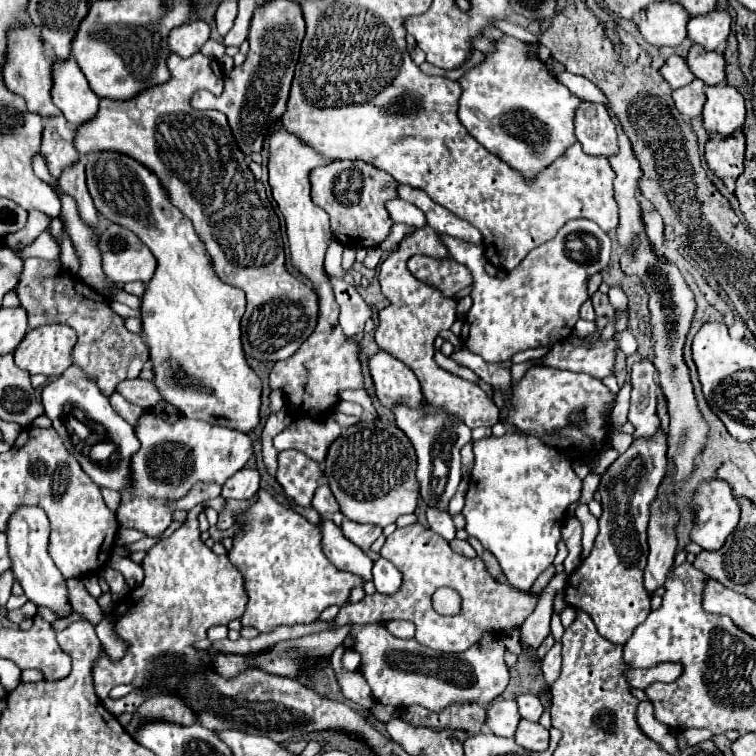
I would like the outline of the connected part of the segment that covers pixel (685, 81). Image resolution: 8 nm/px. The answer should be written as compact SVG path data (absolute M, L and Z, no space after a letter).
M671 55L665 61L665 65L661 67L661 75L663 75L663 79L667 79L667 83L671 85L671 89L685 87L685 85L689 85L695 79L693 73L689 71L685 59L681 59L679 55Z

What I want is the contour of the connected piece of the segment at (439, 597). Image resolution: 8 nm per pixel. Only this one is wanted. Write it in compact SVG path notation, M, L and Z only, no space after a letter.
M450 587L439 588L432 596L433 608L442 615L456 615L461 609L461 598Z

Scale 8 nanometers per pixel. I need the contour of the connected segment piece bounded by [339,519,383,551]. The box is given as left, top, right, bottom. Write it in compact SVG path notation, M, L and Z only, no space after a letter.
M345 519L341 525L341 531L343 535L355 543L359 549L363 551L369 551L369 547L375 543L375 539L381 535L381 527L375 527L375 525L359 525L359 523L353 523L349 519Z

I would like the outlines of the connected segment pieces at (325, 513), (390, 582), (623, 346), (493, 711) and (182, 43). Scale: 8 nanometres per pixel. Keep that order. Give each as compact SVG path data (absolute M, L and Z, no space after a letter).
M323 483L323 485L315 491L315 497L313 497L311 507L313 507L321 517L329 517L331 513L339 511L339 505L337 505L337 501L335 501L335 497L333 497L333 493L331 493L331 489L329 489L327 483Z
M377 559L373 565L373 583L379 593L395 593L401 587L401 573L387 559Z
M623 331L617 335L617 341L619 341L619 349L625 353L625 355L633 355L637 351L637 341L635 337L631 335L631 331Z
M493 701L487 707L487 727L499 737L513 737L519 723L515 701Z
M191 21L191 23L183 23L171 29L167 43L169 43L171 53L187 59L199 53L207 39L209 39L209 25L205 21Z

